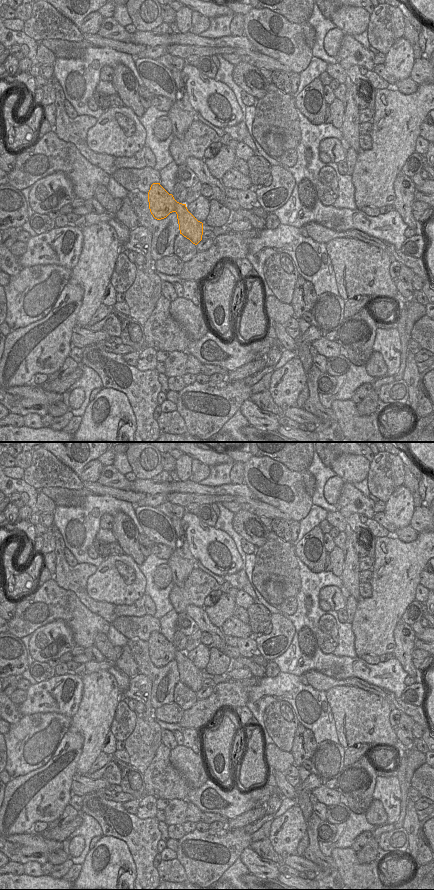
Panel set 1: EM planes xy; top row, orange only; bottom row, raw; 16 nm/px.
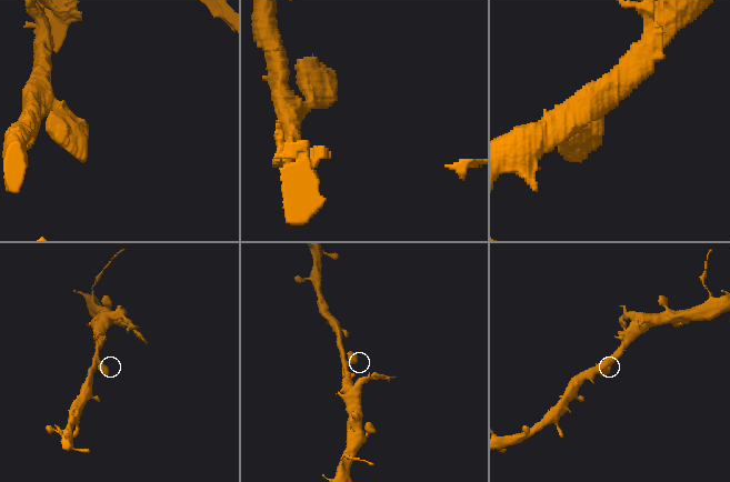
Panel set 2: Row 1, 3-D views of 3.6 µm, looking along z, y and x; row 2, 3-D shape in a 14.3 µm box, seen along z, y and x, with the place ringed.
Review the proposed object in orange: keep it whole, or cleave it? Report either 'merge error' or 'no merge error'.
no merge error

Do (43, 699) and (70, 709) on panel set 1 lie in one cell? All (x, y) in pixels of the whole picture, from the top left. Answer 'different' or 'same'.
same

